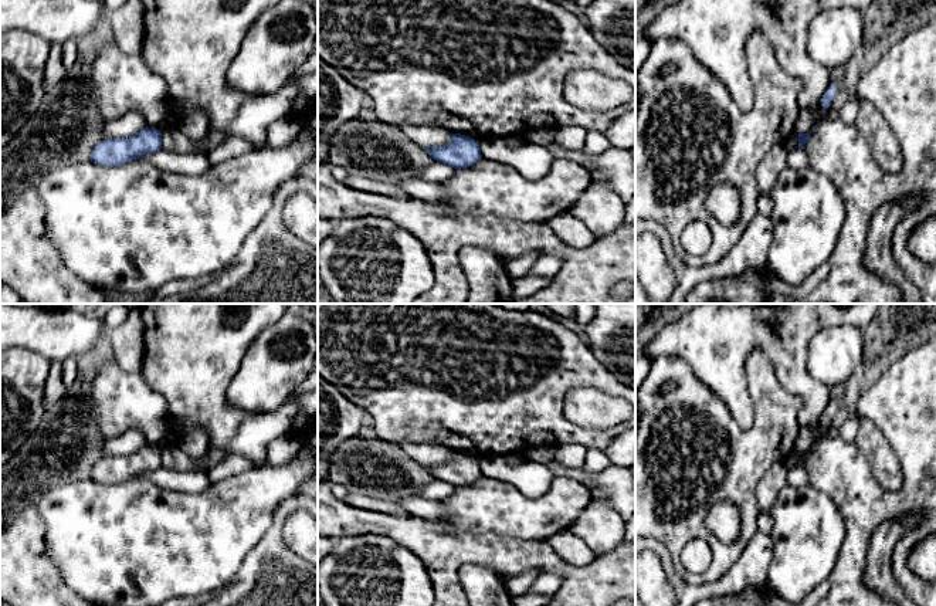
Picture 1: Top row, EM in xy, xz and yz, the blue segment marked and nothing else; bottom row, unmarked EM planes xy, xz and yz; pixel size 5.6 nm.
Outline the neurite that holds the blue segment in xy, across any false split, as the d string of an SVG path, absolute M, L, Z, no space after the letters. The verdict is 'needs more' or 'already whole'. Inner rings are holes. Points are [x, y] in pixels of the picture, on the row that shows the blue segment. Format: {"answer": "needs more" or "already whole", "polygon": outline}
{"answer": "already whole", "polygon": "M146 126L129 138L99 142L94 148L89 160L102 166L121 166L159 149L162 149L162 132Z"}

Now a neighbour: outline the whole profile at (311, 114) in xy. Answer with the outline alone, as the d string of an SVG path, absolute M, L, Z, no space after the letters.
M318 94L311 99L311 105L305 111L302 122L305 122L318 135Z

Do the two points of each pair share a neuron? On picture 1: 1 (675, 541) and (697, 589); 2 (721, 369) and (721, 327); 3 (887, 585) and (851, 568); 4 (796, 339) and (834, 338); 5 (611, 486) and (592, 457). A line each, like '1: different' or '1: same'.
1: different
2: same
3: different
4: different
5: different

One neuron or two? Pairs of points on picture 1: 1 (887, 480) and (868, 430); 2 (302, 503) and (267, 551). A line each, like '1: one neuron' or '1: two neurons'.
1: one neuron
2: one neuron

